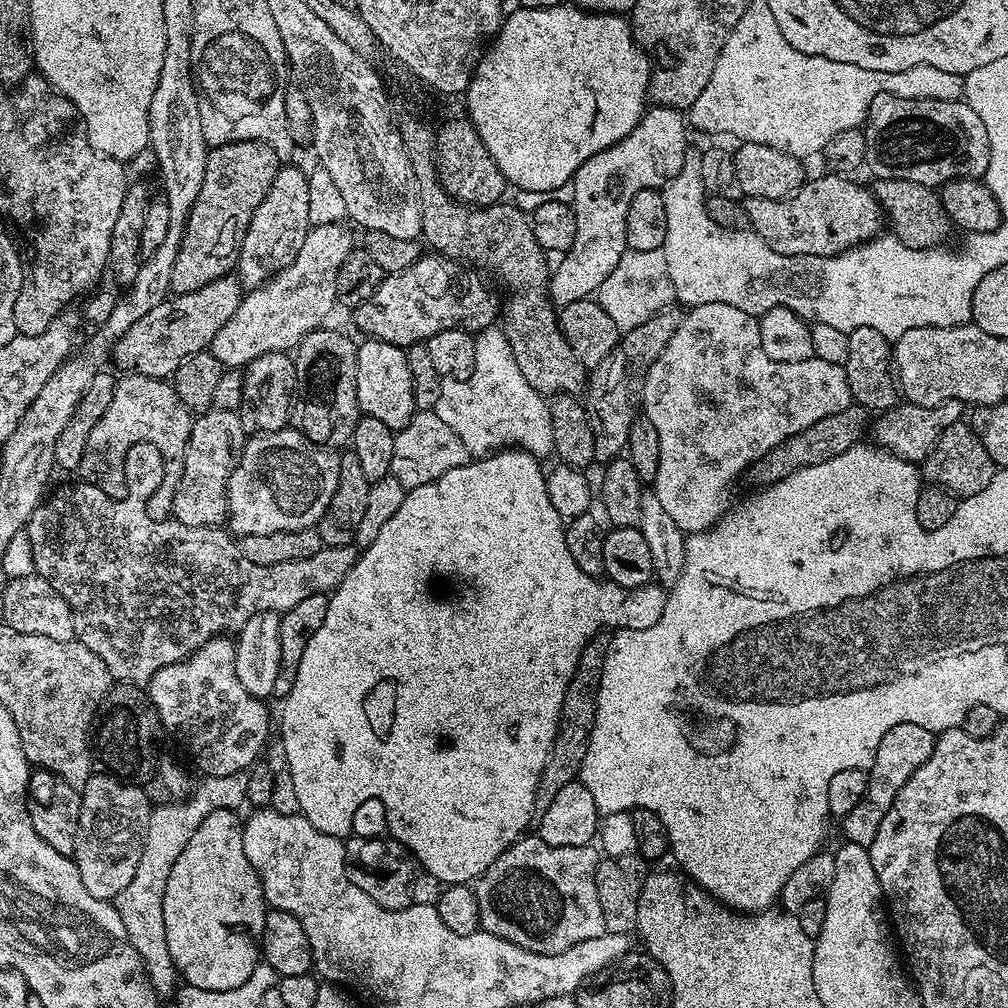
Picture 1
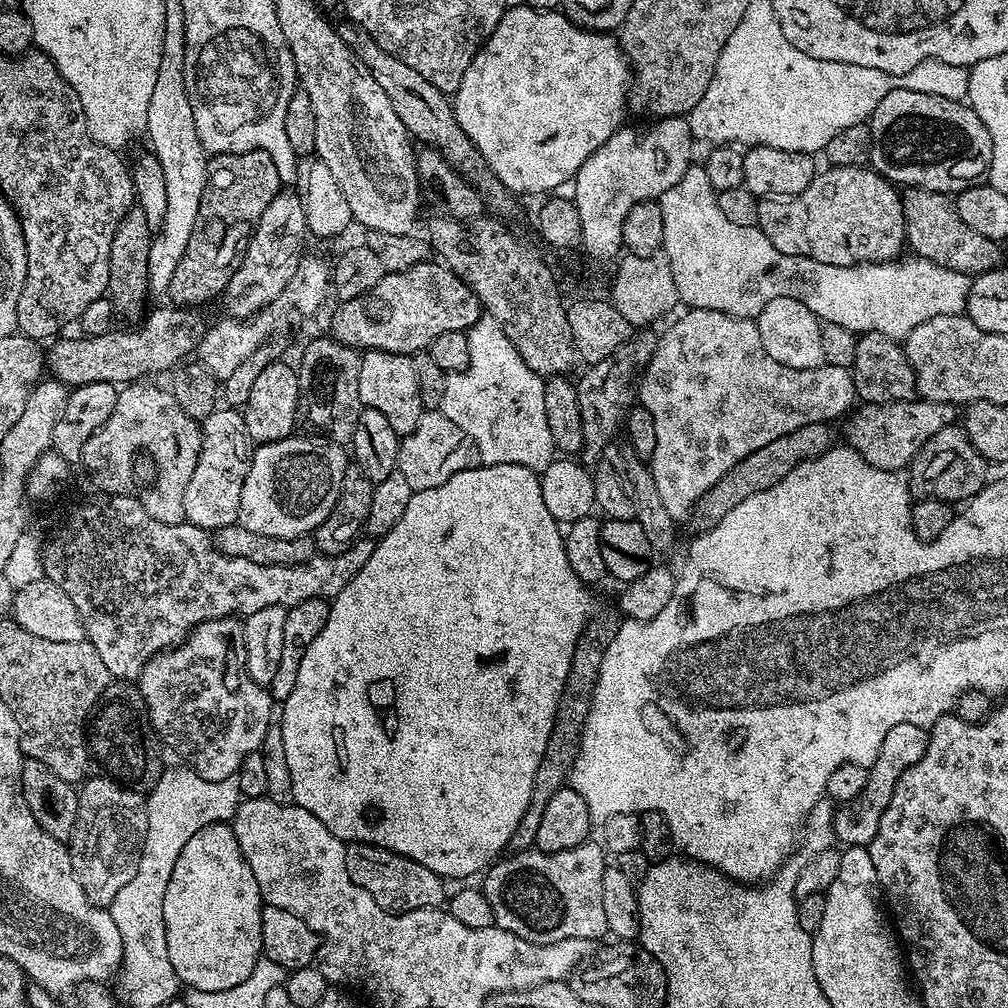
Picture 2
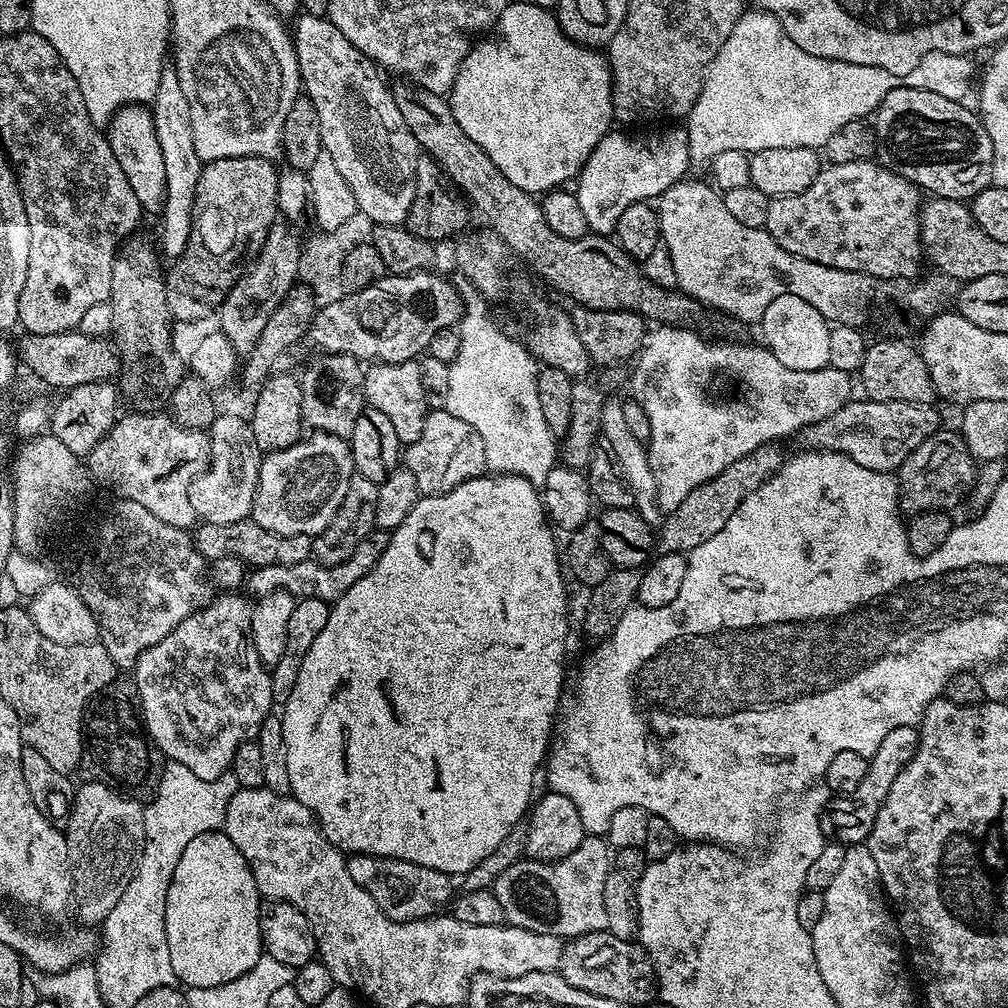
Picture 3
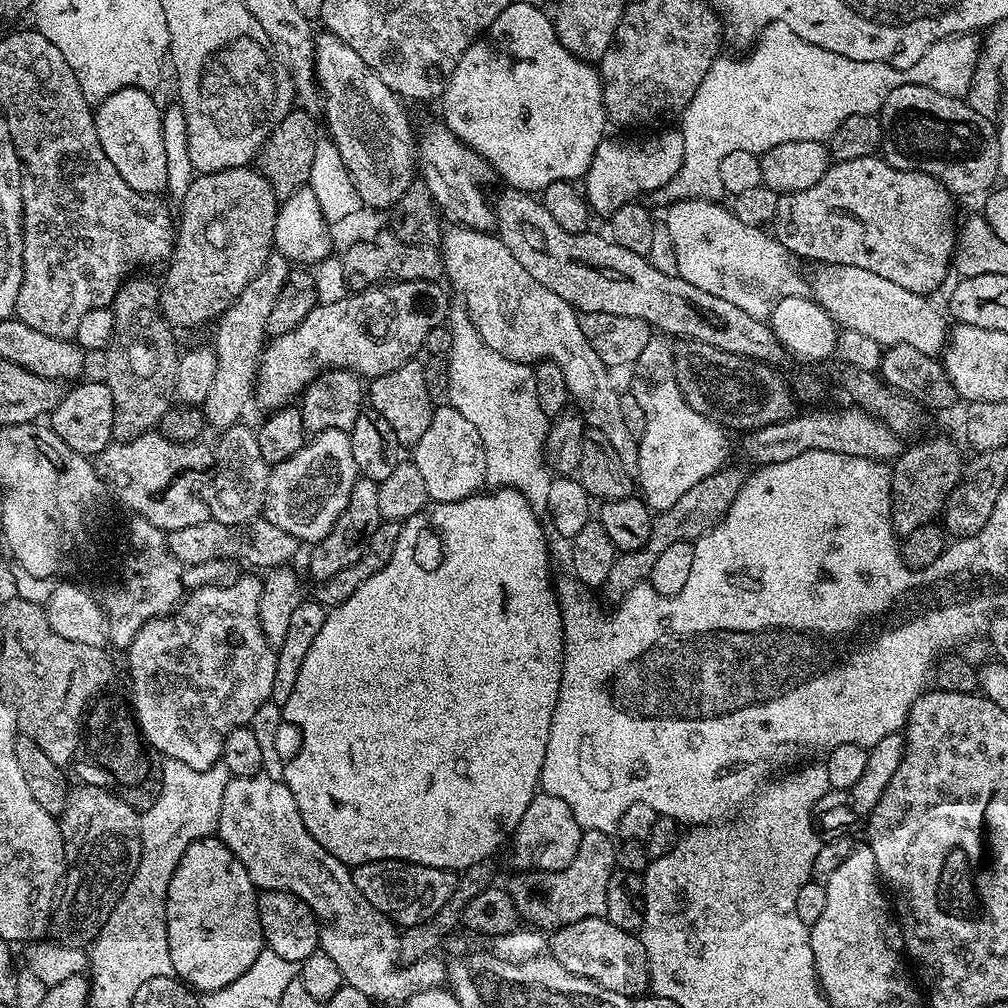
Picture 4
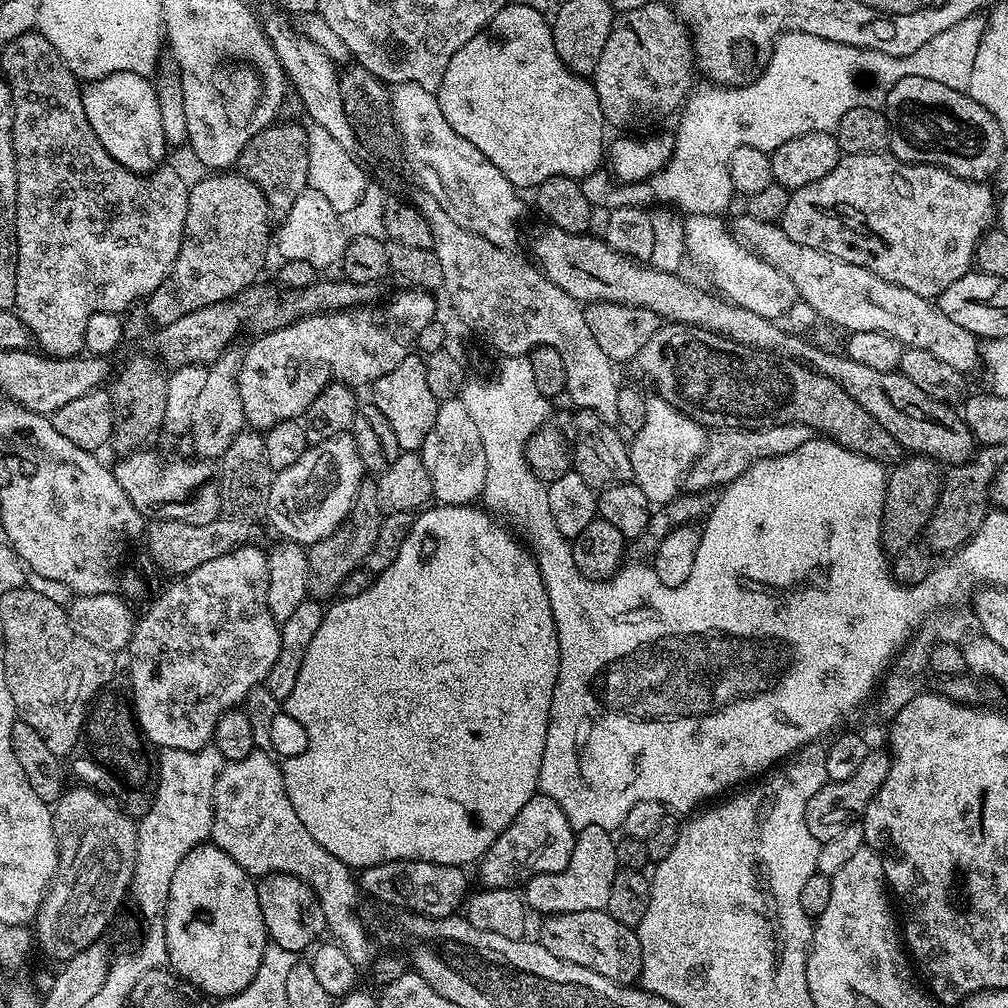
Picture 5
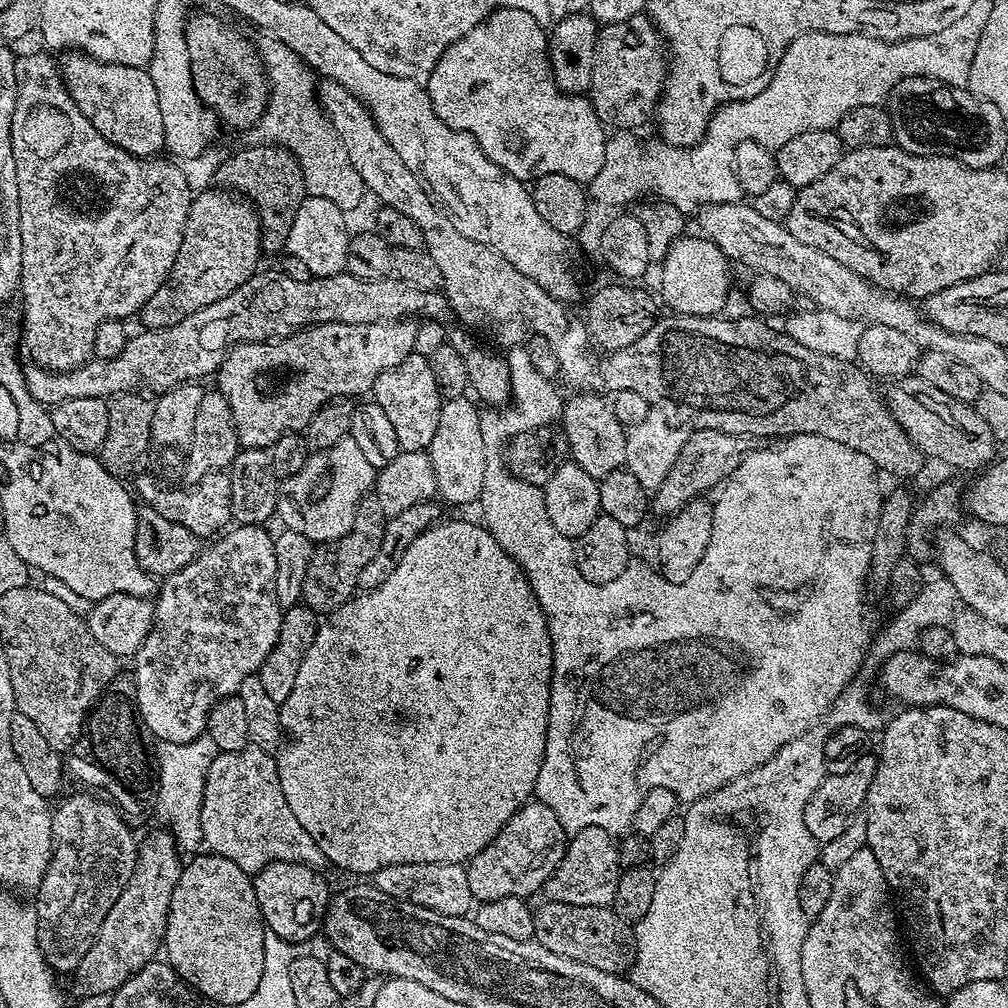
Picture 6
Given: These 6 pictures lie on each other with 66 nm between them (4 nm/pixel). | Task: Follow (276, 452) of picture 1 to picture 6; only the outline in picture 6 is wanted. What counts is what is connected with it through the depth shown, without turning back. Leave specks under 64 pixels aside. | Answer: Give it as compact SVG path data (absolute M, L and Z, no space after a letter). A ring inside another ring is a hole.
M349 434L346 438L342 438L342 442L334 442L334 446L313 451L306 466L302 466L298 474L294 474L279 485L276 516L284 523L283 527L287 531L302 534L307 540L327 542L342 538L342 534L346 534L354 522L354 514L358 510L360 499L373 491L377 471L377 468L370 466L370 462L366 462L358 442L354 442L354 438Z

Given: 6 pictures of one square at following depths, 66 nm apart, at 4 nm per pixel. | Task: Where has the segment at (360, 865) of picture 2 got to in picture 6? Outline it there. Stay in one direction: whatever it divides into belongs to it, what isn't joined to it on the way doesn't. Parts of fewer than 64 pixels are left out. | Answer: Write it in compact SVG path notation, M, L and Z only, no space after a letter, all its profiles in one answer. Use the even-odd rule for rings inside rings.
M402 862L394 866L382 866L372 873L370 882L382 894L434 910L447 916L468 916L473 911L474 901L470 894L470 878L464 864L443 864L442 862Z

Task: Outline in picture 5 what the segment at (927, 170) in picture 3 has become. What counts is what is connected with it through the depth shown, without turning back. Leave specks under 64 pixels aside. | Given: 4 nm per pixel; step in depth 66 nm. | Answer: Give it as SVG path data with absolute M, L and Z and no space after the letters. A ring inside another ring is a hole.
M907 76L902 78L902 82L894 82L883 102L882 111L888 119L887 151L906 164L937 164L963 180L988 182L1004 160L1006 137L1002 134L994 114L974 102L974 98L970 98L967 92L950 90L950 86L942 86L942 82L934 82L930 78Z

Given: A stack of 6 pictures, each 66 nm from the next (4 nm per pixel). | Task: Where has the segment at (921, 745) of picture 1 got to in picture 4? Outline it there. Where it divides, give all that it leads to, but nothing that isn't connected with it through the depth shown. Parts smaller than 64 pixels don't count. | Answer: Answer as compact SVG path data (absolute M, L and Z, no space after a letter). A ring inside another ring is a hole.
M903 731L894 734L886 734L877 744L868 749L868 761L866 762L866 771L863 772L862 778L854 782L846 790L837 788L829 790L812 808L812 819L819 831L825 837L832 838L837 834L847 833L847 828L852 828L856 823L867 821L868 816L878 806L878 798L890 786L890 778L894 778L894 773L898 771L898 766L902 766L904 757L904 734Z

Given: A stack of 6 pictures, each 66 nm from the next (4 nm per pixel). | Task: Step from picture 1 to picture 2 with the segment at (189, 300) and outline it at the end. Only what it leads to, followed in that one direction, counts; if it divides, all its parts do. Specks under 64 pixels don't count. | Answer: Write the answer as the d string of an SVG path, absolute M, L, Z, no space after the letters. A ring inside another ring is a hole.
M167 307L156 308L152 313L149 311L139 321L140 328L132 328L129 332L113 330L97 336L80 334L77 340L57 339L51 345L53 348L49 347L46 352L47 371L69 386L90 382L127 386L155 377L152 376L155 372L171 373L185 359L183 356L197 347L198 330L196 332L196 320L188 313L191 311L187 307Z

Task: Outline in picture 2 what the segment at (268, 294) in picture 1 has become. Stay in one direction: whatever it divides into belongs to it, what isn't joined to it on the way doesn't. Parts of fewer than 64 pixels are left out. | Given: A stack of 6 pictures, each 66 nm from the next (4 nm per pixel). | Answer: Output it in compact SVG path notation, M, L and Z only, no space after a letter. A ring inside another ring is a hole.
M305 255L300 261L298 270L294 270L294 278L282 290L282 294L267 308L248 317L247 320L235 318L223 318L217 324L209 326L208 330L199 337L198 356L199 363L203 364L206 371L214 376L217 381L223 382L234 374L237 366L242 366L258 346L262 346L267 340L273 339L276 332L287 320L296 320L299 316L312 316L324 304L324 299L330 296L330 264L320 256Z

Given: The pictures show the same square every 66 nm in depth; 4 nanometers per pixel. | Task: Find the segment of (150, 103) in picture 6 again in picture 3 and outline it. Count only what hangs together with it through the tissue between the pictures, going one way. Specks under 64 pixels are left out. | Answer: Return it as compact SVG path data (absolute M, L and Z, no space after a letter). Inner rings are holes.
M125 104L115 112L107 125L106 139L110 150L114 152L114 158L118 158L118 166L122 166L122 174L126 174L126 182L130 182L130 190L134 190L134 198L138 198L141 209L145 213L163 213L166 165L162 162L162 150L158 147L158 134L154 134L151 111L138 104Z

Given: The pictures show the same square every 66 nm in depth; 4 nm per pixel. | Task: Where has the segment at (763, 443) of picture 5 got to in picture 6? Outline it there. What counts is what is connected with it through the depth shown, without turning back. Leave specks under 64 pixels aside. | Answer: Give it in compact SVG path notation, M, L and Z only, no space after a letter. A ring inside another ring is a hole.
M701 428L689 431L670 474L666 474L662 486L658 486L651 493L651 511L655 515L657 512L661 518L667 518L685 508L691 500L708 494L704 492L711 493L719 489L728 476L734 474L734 470L738 470L742 458L747 456L749 451L750 440L747 436L722 434L722 430L702 430Z

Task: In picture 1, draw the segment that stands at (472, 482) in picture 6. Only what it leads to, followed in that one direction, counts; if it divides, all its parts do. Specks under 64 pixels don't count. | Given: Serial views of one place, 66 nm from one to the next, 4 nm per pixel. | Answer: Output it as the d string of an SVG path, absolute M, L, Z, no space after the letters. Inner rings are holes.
M417 410L406 427L396 433L394 438L394 458L392 459L391 476L398 478L407 490L426 486L426 482L434 482L434 478L442 478L446 470L454 470L468 463L470 453L462 446L462 438L438 418L436 411L422 412Z

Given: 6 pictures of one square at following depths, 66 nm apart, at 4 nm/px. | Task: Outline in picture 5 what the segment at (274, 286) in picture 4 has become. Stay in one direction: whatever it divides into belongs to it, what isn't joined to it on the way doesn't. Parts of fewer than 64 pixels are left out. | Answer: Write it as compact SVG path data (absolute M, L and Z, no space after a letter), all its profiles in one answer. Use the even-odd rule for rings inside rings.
M229 350L223 352L208 368L206 383L194 405L194 418L190 429L193 436L193 450L197 457L219 458L223 456L237 434L245 431L246 421L242 410L242 398L238 394L236 381L240 373L241 359L239 351L236 353L235 350Z

